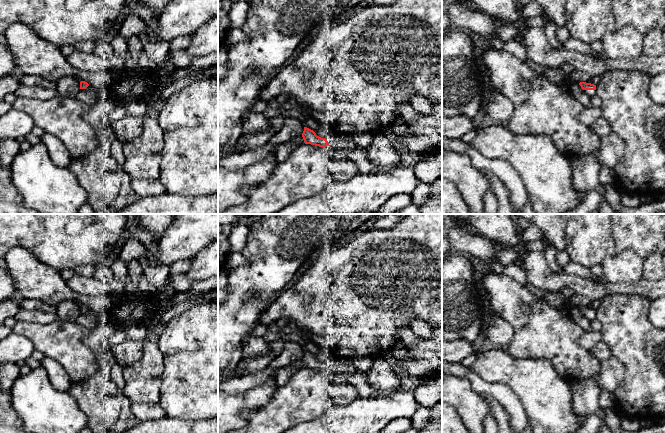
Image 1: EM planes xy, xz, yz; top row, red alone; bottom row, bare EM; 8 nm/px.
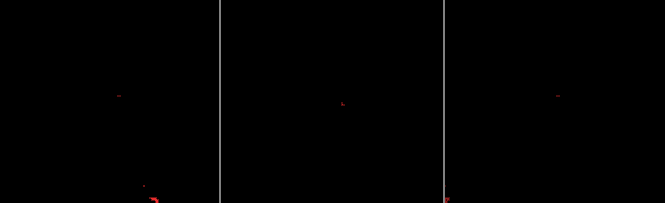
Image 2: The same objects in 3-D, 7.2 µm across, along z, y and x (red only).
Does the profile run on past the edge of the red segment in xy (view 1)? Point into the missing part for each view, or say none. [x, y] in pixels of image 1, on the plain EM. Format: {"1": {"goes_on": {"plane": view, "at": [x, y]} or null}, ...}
{"1": {"goes_on": null}}

